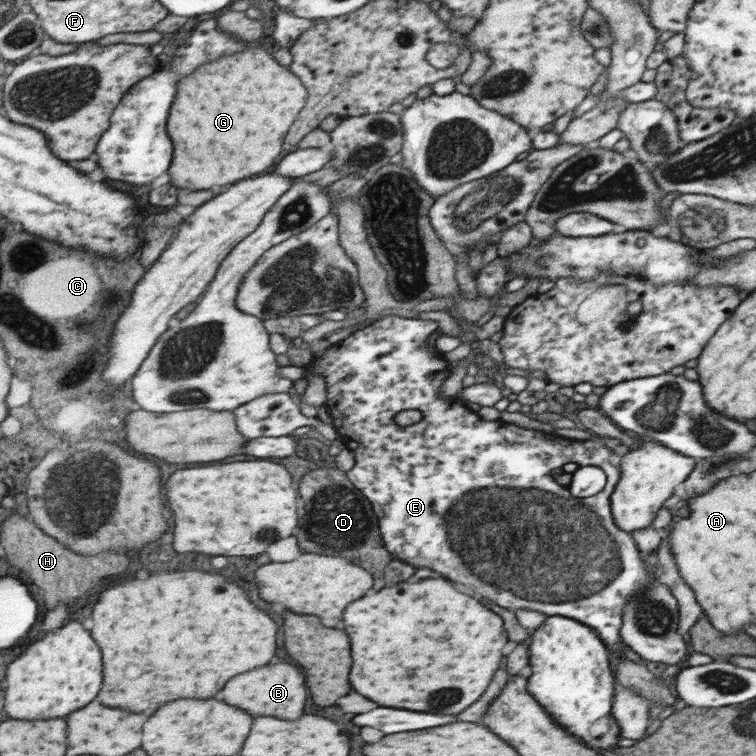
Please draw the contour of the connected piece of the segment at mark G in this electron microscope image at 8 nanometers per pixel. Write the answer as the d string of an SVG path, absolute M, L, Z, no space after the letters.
M252 48L202 64L202 68L196 68L178 82L178 96L174 98L174 108L170 108L170 136L174 136L174 144L178 144L178 152L174 152L174 172L170 172L172 184L188 190L208 190L254 176L276 164L282 154L284 136L305 106L307 96L307 88L298 76L280 66L266 50Z

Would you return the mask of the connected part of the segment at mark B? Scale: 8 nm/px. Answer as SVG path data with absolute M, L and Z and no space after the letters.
M270 662L266 668L256 668L250 672L244 672L242 676L236 676L230 680L230 688L222 692L220 700L228 700L226 704L234 704L236 708L246 710L253 718L259 716L275 716L280 720L296 720L302 716L306 706L306 686L304 676L296 666L284 664L284 662Z

